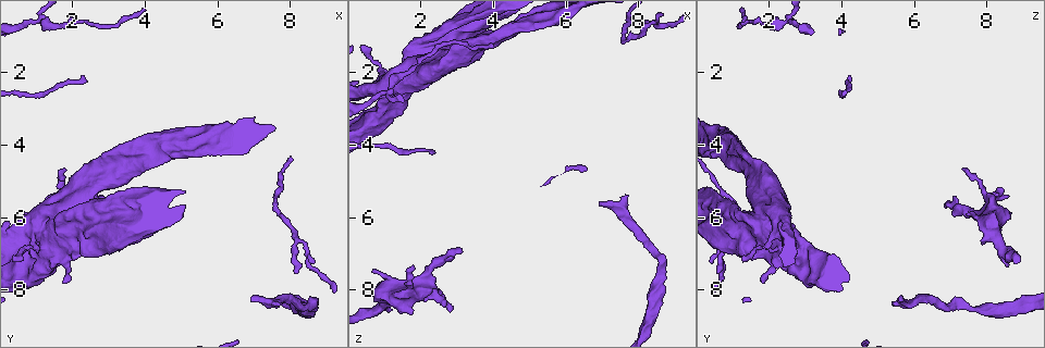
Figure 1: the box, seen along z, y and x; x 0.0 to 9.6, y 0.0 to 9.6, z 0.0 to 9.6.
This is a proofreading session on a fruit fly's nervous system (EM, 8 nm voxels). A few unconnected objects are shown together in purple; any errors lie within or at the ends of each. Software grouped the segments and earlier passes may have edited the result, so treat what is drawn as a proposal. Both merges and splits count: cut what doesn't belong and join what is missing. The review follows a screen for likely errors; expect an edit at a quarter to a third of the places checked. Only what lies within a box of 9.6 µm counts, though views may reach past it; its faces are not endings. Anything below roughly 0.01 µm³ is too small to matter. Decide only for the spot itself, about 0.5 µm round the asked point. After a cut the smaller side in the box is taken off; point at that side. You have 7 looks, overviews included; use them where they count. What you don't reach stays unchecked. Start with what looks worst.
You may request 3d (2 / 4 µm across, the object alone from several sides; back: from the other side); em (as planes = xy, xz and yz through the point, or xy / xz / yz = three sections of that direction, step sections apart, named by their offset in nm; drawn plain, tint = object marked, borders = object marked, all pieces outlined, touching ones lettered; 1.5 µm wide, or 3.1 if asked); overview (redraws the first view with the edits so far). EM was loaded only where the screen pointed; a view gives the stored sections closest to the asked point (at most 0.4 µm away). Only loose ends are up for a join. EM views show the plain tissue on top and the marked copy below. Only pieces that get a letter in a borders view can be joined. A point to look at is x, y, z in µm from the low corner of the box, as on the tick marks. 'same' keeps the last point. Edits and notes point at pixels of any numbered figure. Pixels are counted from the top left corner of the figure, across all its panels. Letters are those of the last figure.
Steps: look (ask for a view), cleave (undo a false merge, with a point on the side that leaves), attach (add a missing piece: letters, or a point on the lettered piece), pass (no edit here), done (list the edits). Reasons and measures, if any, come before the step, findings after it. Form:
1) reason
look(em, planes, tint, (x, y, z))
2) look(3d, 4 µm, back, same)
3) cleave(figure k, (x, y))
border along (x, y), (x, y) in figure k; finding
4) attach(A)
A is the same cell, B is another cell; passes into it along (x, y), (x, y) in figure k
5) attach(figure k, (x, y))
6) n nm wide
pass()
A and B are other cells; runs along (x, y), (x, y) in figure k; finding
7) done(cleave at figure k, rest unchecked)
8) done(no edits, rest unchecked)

free end
look(em, planes, borders, (6.95, 8.15, 5.65))

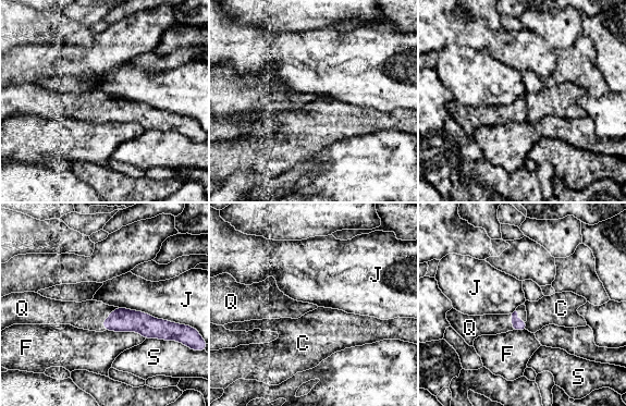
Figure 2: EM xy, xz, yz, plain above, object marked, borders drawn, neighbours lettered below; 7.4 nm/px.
J touches over 480 nm
attach(Q)
Q is the same cell, C, F, J and S are other cells; passes into it along (121, 320), (108, 319), (87, 315) in figure 2; the neuron continues

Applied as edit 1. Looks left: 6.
abrupt turn
look(em, xz, step 8, tint, (7.65, 5.65, 1.10))

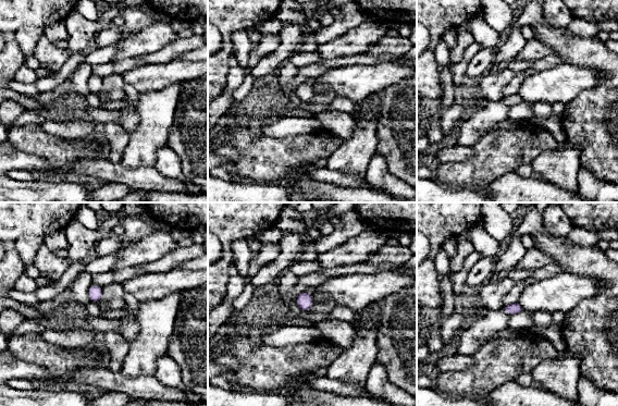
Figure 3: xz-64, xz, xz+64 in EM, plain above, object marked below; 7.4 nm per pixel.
cut it another way
look(em, planes, tint, same)

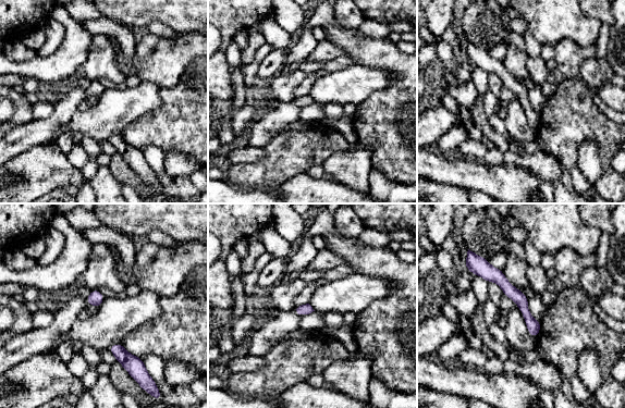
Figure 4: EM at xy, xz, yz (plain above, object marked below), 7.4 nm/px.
look(em, planes, borders, same)

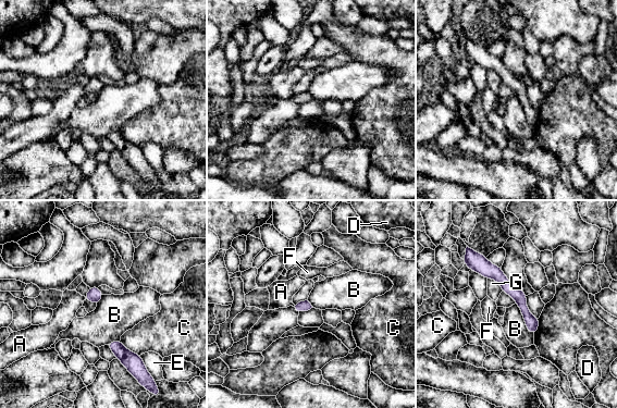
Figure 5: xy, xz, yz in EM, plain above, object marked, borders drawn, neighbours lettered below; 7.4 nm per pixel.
80 nm wide
pass()
A, B, C, D, E, F and G are other cells; border along (516, 303), (526, 329), (533, 335) in figure 5; continuous, no second neuron

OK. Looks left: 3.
narrows sharply
look(em, planes, borders, (0.75, 6.75, 1.75))

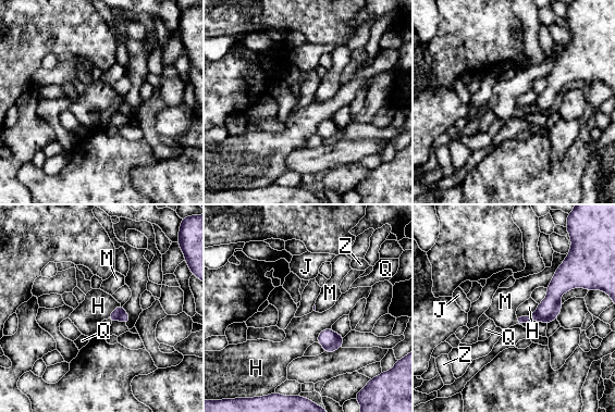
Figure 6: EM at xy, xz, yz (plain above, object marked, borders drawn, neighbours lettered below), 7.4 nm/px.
20 nm wide
cleave(figure 6, (561, 284))
H, J, M, Q and Z are other cells; border along (558, 301), (551, 316), (536, 313) in figure 6; a second neuron is stuck on

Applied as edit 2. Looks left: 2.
done(attach at figure 2, cleave at figure 6, rest unchecked)

